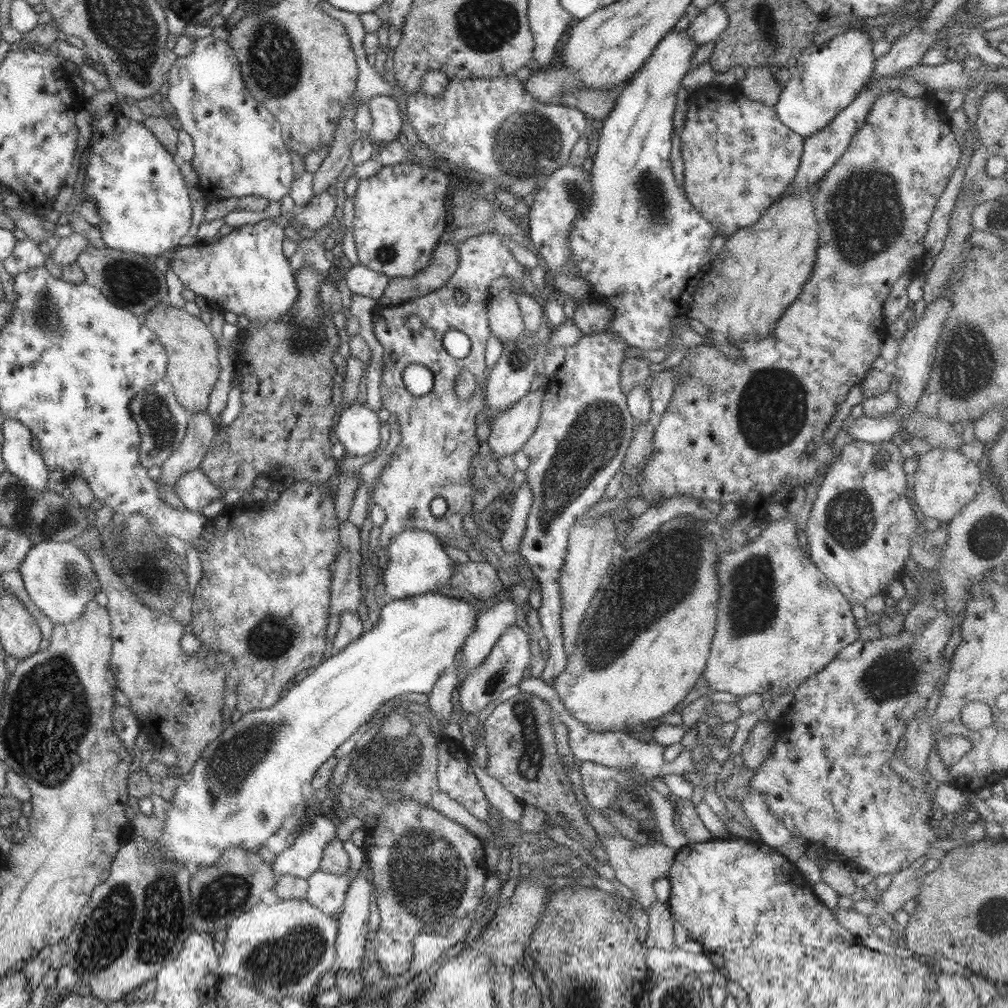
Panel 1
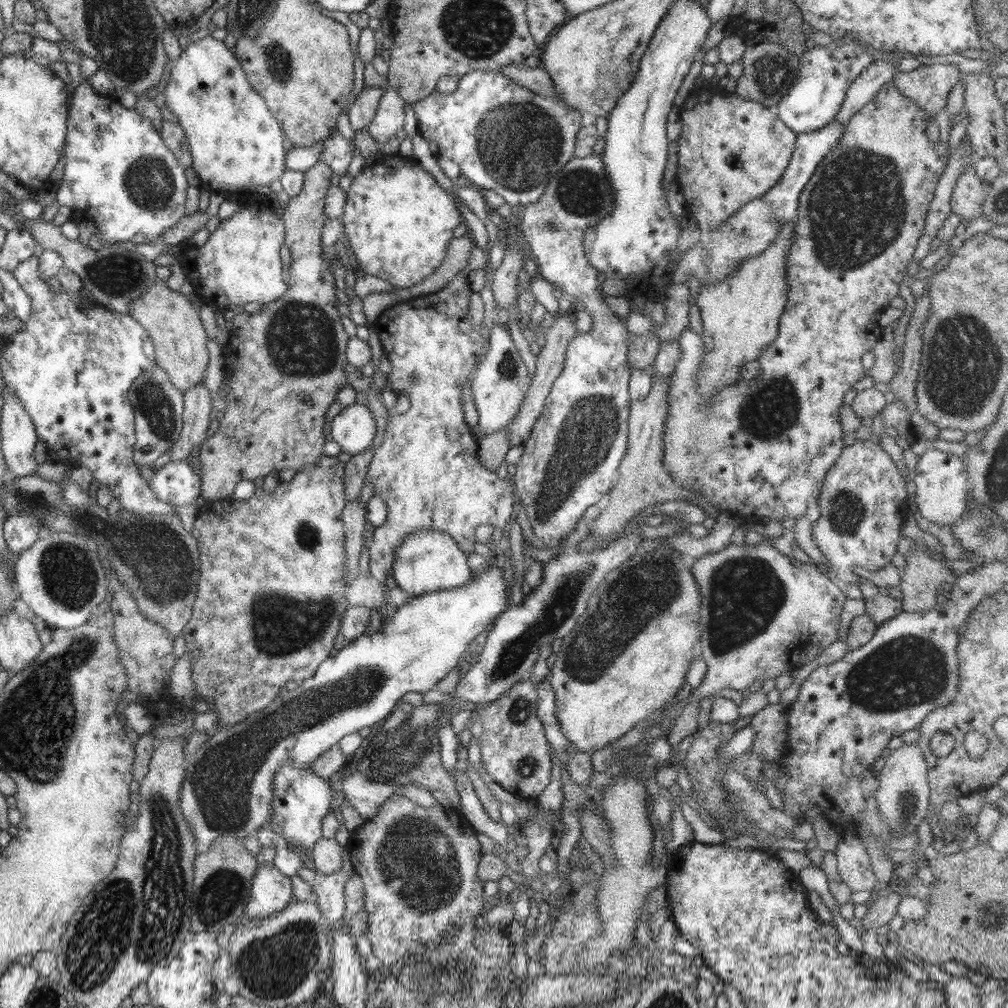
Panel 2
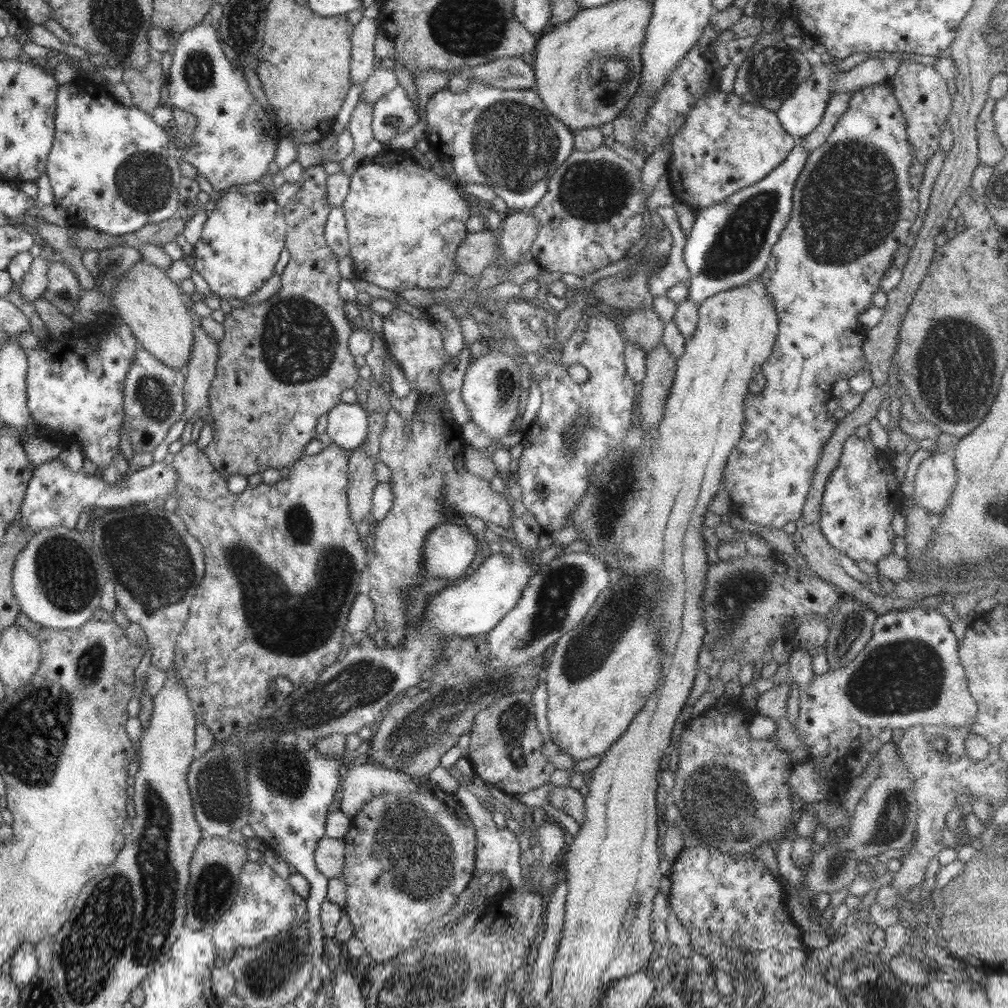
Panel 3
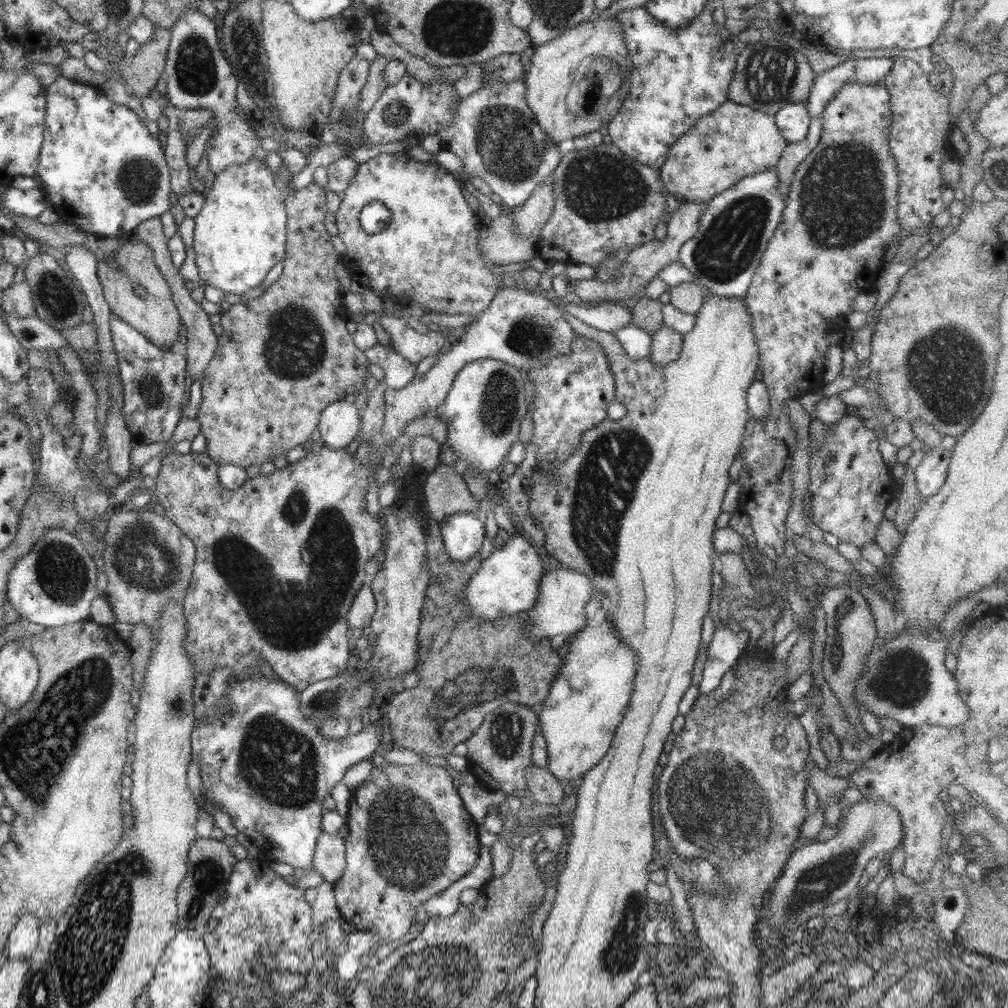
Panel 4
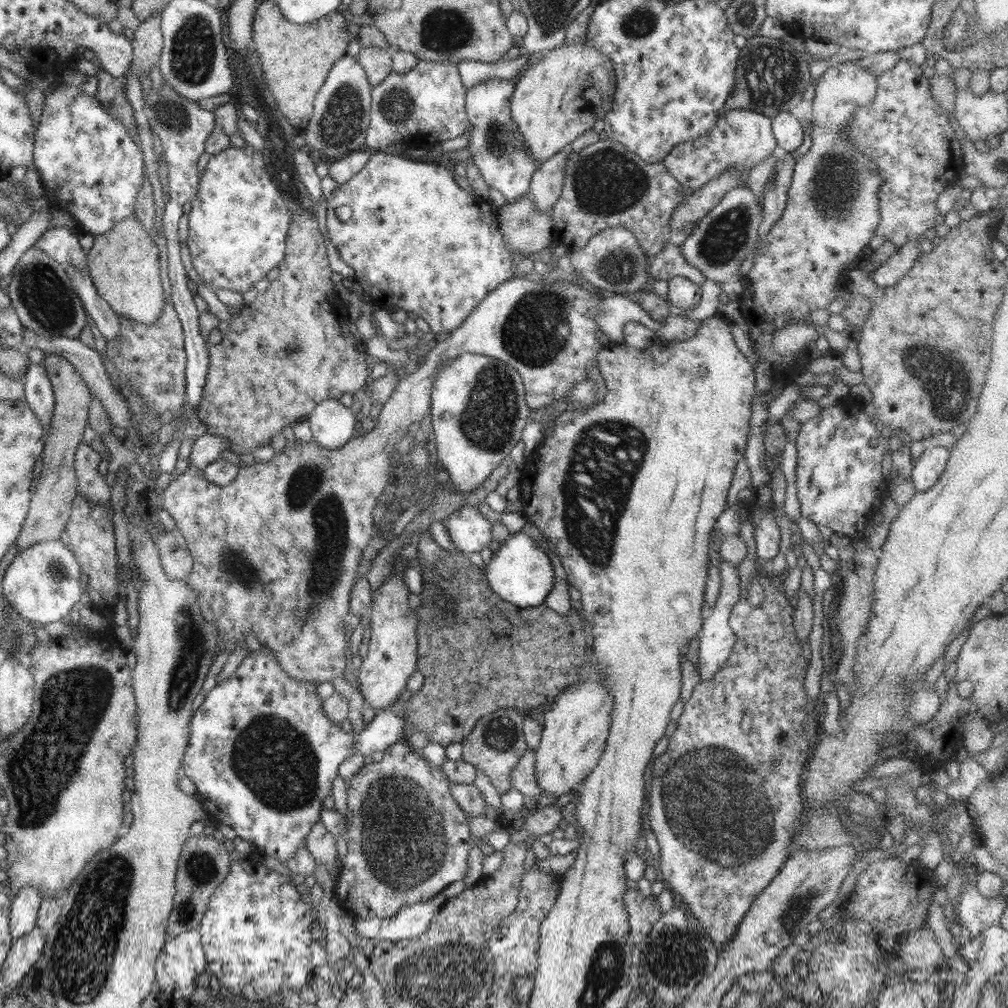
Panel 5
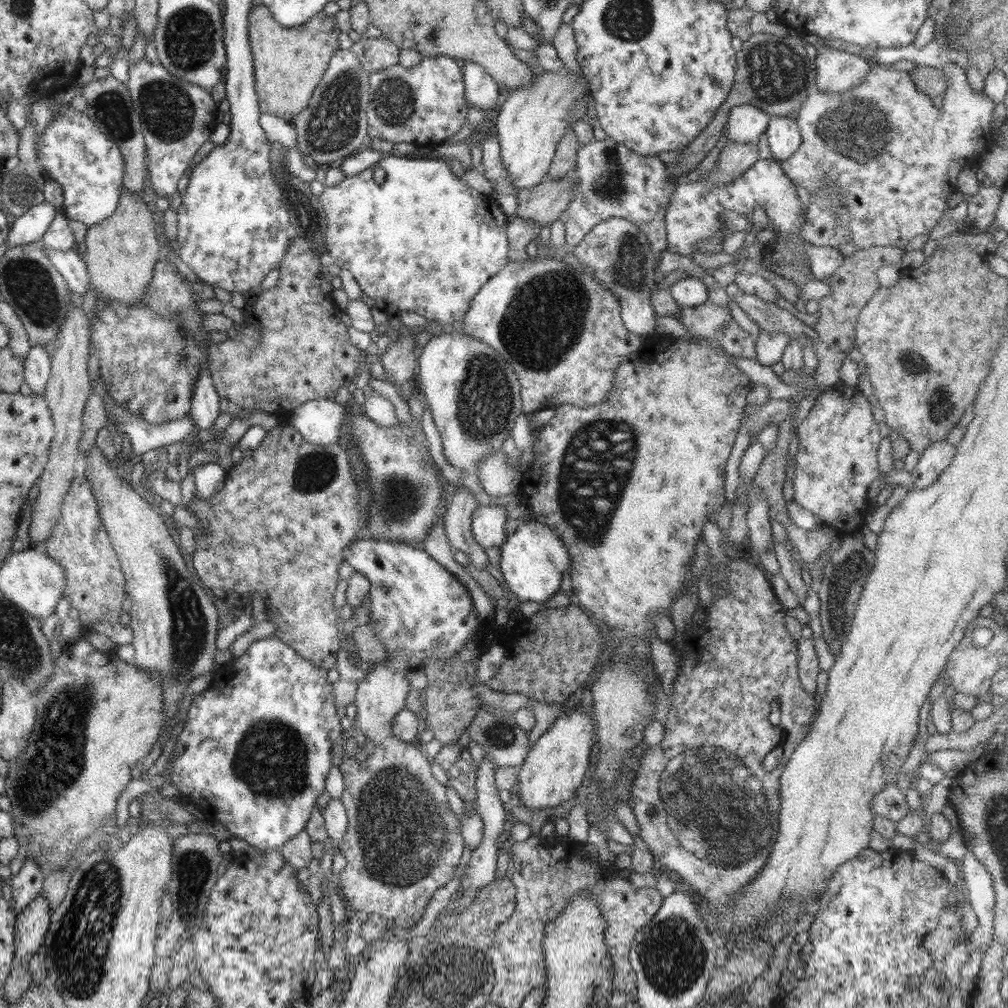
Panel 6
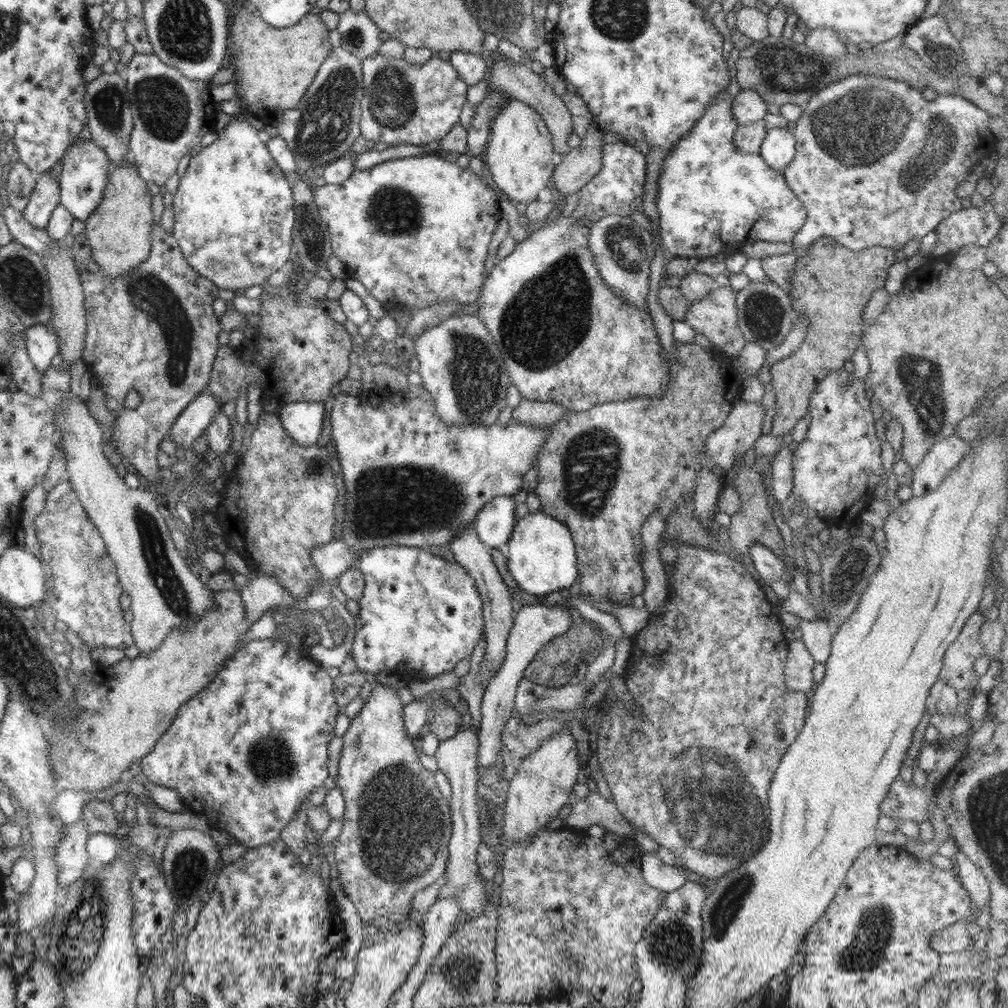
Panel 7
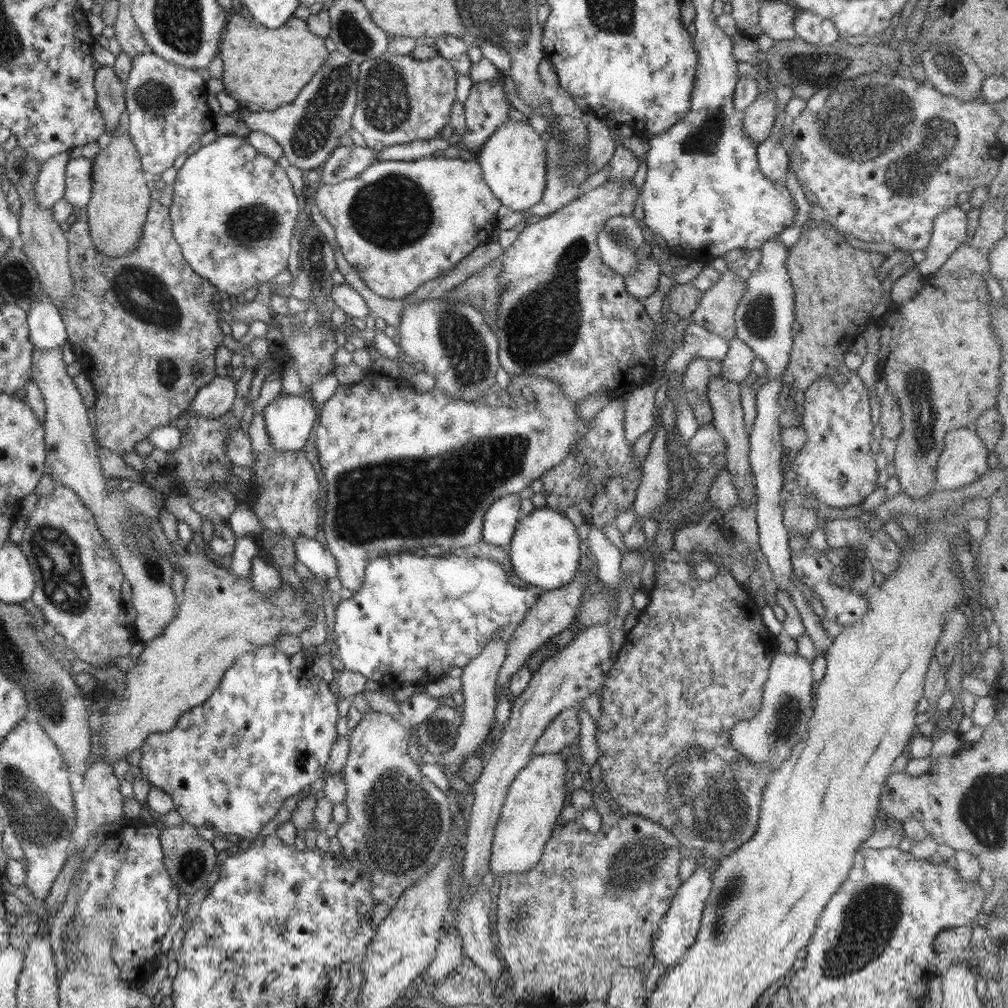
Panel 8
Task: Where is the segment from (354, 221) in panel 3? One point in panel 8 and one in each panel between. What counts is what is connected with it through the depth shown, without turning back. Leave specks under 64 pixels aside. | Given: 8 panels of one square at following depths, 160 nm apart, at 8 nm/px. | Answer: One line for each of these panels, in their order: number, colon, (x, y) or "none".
4: (429, 252)
5: (416, 240)
6: (423, 241)
7: (445, 215)
8: (397, 240)

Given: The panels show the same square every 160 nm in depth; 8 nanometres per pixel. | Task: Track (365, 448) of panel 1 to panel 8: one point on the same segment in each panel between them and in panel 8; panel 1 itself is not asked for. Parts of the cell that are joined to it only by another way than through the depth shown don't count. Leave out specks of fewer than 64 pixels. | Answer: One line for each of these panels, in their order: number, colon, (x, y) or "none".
2: (354, 429)
3: (348, 427)
4: (339, 424)
5: (332, 424)
6: (319, 421)
7: (303, 421)
8: (289, 419)

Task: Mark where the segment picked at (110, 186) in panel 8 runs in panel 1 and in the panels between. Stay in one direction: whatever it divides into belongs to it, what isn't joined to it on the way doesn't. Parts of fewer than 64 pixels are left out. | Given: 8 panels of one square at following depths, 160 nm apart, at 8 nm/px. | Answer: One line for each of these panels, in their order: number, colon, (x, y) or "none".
1: (192, 369)
2: (179, 339)
3: (153, 306)
4: (133, 286)
5: (123, 262)
6: (122, 251)
7: (119, 231)

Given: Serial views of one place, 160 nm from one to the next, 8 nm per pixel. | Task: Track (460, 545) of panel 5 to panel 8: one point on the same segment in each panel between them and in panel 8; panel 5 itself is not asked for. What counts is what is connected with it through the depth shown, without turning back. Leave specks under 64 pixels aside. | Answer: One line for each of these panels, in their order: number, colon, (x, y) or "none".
6: (487, 523)
7: (494, 524)
8: (500, 520)

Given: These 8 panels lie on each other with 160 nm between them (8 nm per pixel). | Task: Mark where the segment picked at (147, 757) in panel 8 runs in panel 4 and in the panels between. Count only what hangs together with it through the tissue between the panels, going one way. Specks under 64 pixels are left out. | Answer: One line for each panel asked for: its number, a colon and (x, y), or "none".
4: (269, 767)
5: (262, 753)
6: (255, 757)
7: (244, 753)

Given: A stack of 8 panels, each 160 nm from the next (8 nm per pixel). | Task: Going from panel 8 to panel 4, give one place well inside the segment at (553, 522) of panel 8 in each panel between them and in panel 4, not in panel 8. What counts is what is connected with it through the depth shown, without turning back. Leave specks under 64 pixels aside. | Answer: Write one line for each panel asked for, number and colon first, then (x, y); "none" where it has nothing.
4: (507, 582)
5: (521, 573)
6: (533, 560)
7: (541, 556)

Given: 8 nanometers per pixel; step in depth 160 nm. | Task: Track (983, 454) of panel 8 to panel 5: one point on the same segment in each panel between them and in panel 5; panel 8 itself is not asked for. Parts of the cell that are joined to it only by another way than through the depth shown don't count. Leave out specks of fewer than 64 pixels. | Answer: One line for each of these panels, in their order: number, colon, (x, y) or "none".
5: (928, 468)
6: (935, 459)
7: (940, 460)

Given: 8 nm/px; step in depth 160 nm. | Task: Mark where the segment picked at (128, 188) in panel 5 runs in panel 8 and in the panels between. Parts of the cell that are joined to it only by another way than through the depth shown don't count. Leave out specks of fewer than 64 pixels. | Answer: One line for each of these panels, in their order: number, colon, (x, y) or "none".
6: (89, 167)
7: (85, 166)
8: (78, 183)

